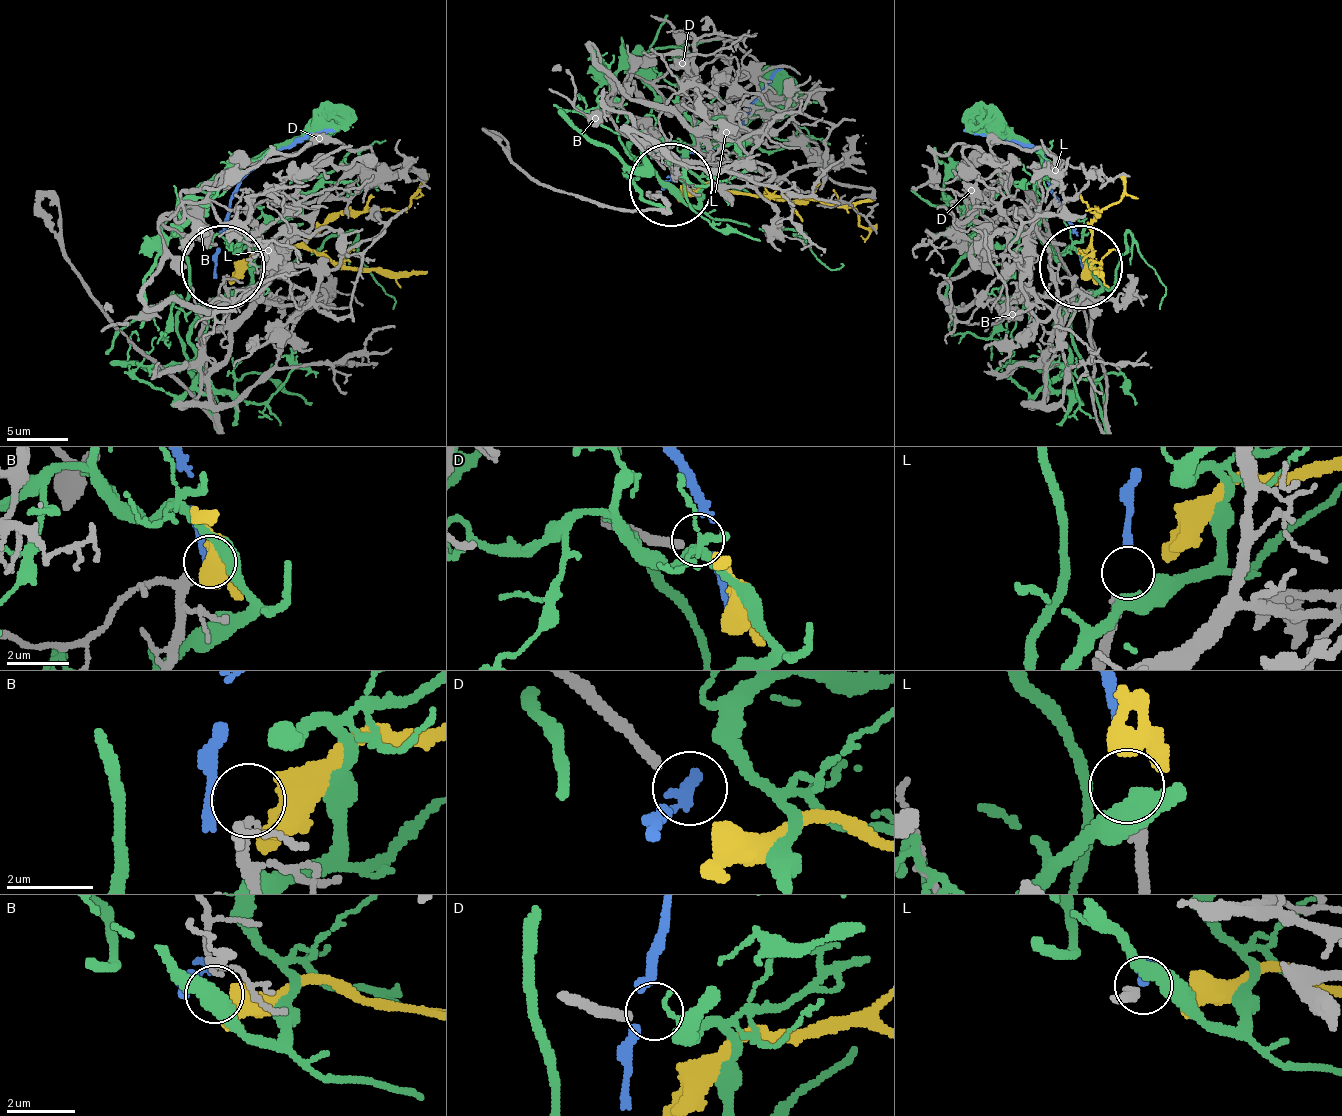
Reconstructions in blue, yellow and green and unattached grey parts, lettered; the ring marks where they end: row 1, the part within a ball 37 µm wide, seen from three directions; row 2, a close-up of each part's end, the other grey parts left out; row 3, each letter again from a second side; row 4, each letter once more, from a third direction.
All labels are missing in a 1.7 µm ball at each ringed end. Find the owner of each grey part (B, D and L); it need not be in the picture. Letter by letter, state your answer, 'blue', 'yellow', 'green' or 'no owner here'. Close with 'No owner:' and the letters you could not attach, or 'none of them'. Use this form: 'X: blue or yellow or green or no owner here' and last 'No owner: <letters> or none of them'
B: yellow
D: no owner here
L: blue
No owner: D

